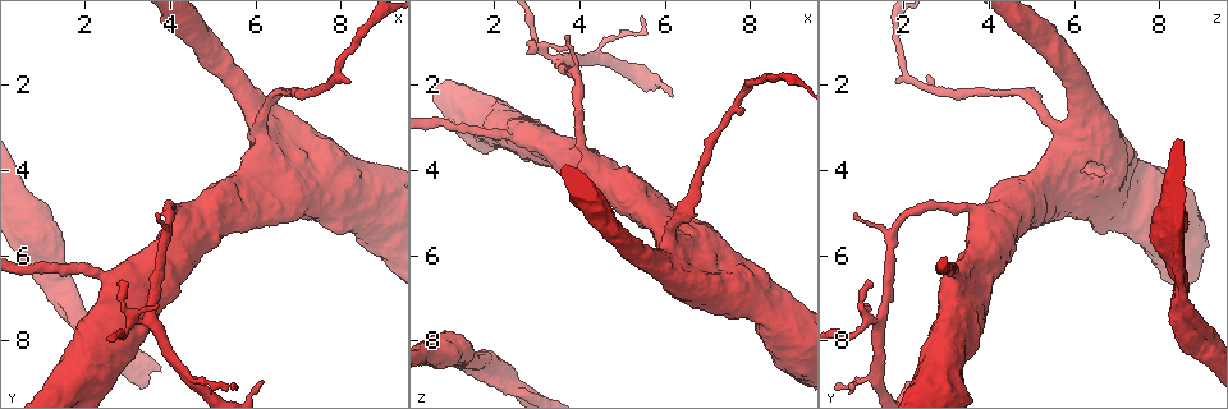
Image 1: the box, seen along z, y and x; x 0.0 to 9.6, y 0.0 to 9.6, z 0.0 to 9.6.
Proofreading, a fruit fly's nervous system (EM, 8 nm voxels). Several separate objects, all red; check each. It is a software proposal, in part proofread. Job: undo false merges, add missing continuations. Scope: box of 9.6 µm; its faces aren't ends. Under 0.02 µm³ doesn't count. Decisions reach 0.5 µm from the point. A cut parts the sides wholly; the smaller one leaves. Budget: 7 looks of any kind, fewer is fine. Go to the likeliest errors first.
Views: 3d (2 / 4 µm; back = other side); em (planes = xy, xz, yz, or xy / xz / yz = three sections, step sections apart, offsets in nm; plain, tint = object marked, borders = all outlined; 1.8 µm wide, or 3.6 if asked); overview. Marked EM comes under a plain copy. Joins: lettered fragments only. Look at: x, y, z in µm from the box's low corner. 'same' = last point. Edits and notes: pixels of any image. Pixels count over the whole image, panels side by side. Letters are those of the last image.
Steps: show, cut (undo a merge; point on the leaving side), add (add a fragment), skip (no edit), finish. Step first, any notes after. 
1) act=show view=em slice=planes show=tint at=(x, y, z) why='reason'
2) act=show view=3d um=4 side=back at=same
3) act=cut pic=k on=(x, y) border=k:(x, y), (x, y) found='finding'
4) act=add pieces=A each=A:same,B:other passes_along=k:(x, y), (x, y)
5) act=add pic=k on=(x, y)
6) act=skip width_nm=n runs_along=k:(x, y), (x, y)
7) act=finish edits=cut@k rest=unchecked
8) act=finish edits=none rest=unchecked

act=show view=3d um=2 at=(2.15, 7.90, 8.75) why='sharp bend'

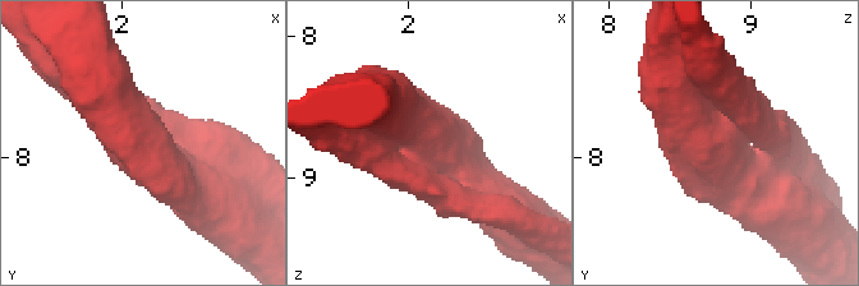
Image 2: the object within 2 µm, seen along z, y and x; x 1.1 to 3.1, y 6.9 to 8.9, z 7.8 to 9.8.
act=show view=em um=3.6 slice=yz step=16 show=borders at=(2.18, 7.96, 8.72) why='now the EM'

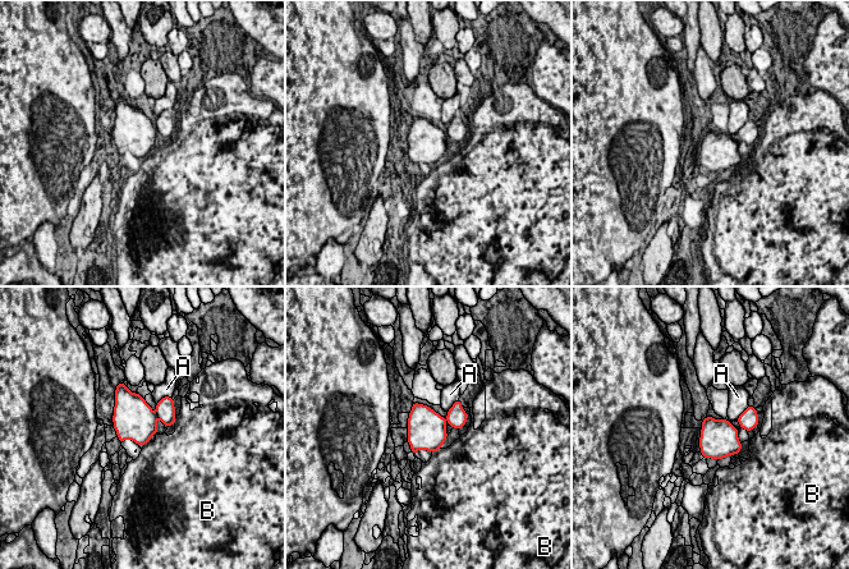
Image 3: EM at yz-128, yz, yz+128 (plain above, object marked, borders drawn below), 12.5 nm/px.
act=show view=em um=3.6 slice=planes show=borders at=same

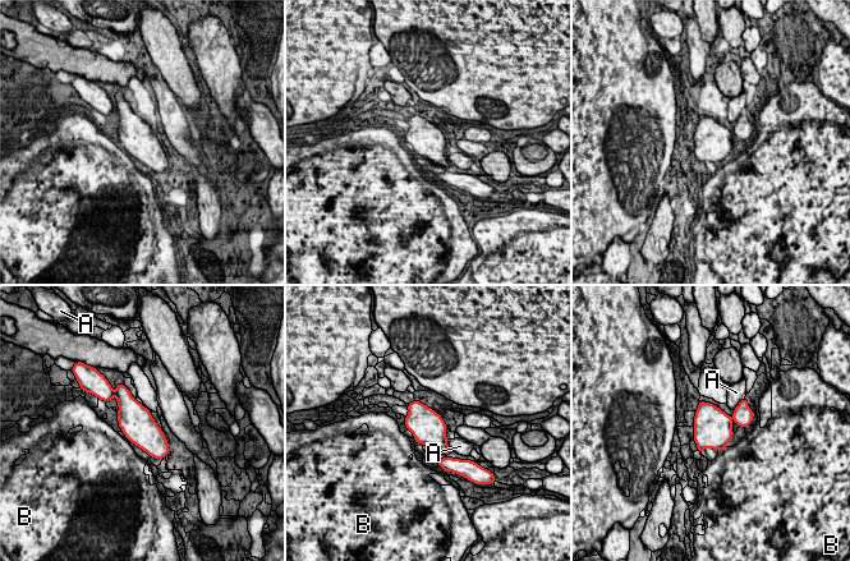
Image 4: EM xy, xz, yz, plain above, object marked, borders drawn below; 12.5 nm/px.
act=skip each=A:other,B:other border=4:(726, 446), (718, 451) found='continuous, no second neuron'

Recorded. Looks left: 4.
act=show view=em slice=planes show=borders at=(6.10, 9.00, 2.30) why='an open end'

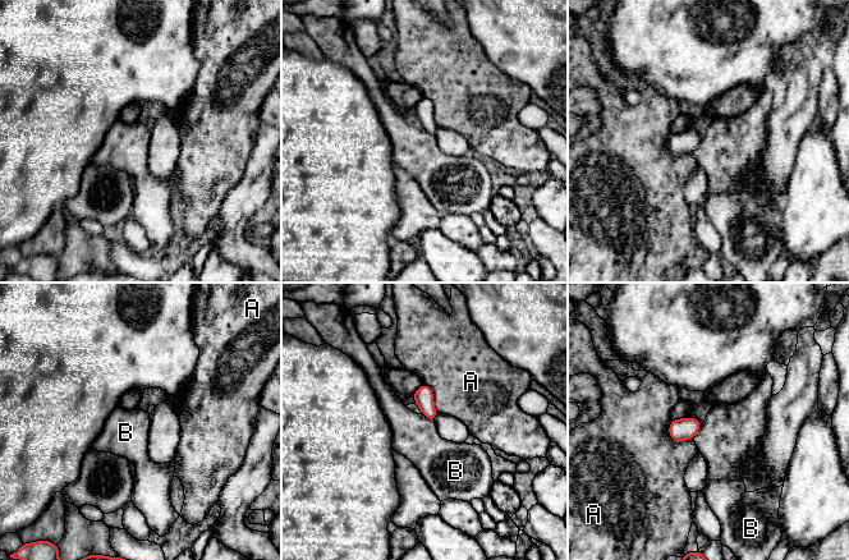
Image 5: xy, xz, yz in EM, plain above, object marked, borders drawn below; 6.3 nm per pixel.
act=skip each=A:other,B:other border=5:(703, 423), (692, 439) found='no lettered fragment goes on from it'

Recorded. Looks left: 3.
act=show view=em slice=planes show=borders at=(2.70, 6.70, 1.30) why='an open end'

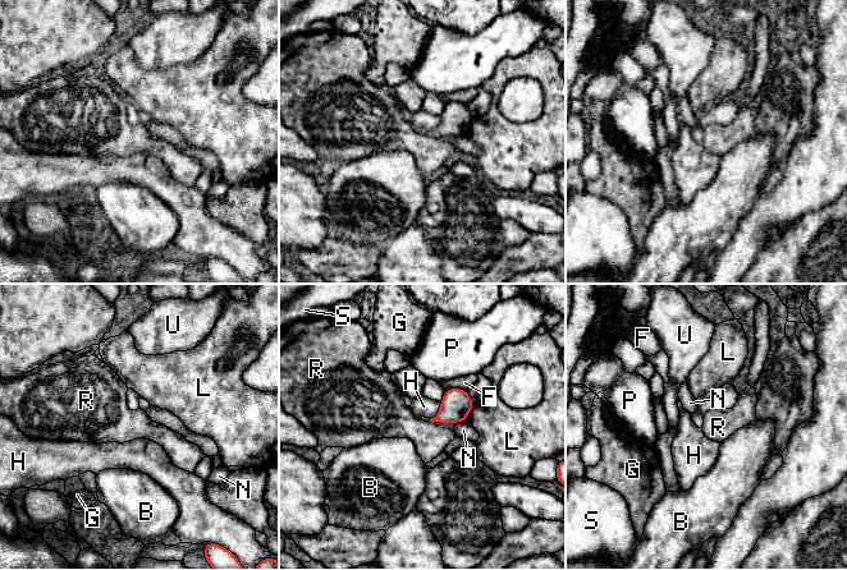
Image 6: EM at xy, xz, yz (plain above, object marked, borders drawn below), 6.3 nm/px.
act=skip width_nm=90 each=B:other,F:other,G:other,H:other,L:other,N:other,P:other,R:other,S:other,U:other found='no lettered fragment goes on from it'

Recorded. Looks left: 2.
act=finish edits=none rest=unchecked

